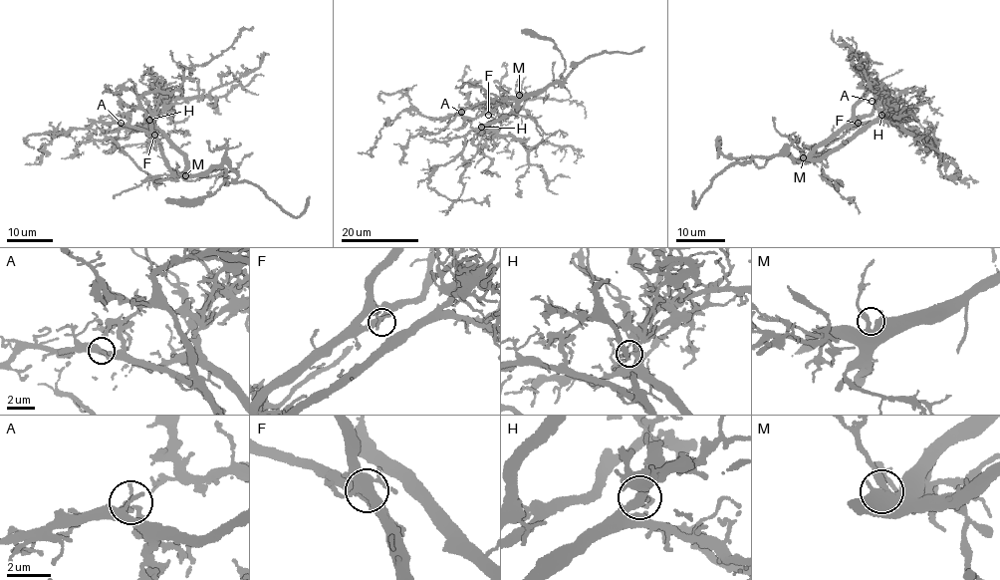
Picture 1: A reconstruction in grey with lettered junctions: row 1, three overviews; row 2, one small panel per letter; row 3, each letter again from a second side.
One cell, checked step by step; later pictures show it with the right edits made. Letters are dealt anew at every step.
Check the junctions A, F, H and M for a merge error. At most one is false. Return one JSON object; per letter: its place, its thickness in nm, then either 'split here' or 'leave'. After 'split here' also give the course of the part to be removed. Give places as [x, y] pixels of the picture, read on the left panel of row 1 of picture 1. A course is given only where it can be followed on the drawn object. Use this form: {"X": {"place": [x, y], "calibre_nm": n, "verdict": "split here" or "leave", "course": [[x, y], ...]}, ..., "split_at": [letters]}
{"A": {"place": [121, 123], "calibre_nm": 340, "verdict": "leave"}, "F": {"place": [154, 135], "calibre_nm": 400, "verdict": "leave"}, "H": {"place": [149, 120], "calibre_nm": 360, "verdict": "split here", "course": [[149, 120], [149, 115], [162, 107], [151, 91], [150, 83], [158, 82], [159, 90], [154, 93]]}, "M": {"place": [185, 175], "calibre_nm": 360, "verdict": "leave"}, "split_at": ["H"]}

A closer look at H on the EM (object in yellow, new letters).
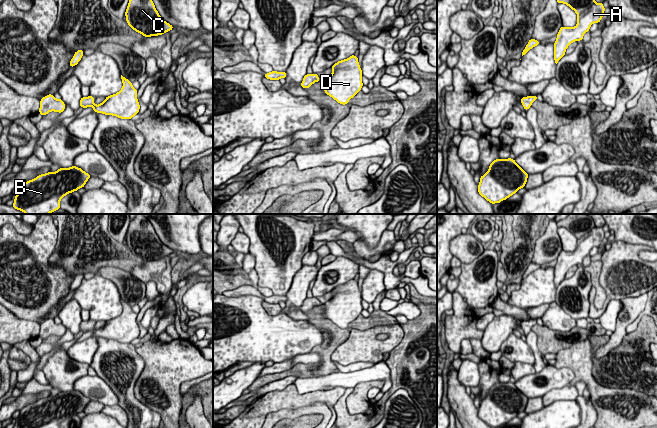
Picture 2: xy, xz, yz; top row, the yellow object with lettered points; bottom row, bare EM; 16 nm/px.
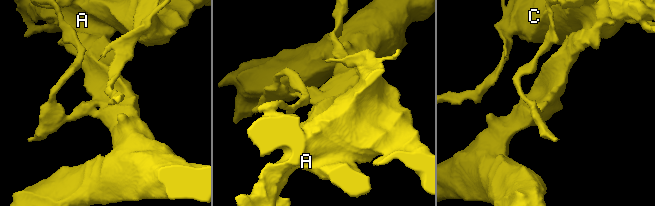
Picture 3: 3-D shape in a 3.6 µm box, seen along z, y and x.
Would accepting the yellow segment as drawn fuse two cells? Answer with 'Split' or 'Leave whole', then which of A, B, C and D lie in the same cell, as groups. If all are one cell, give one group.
Split. Groups: A B D / C

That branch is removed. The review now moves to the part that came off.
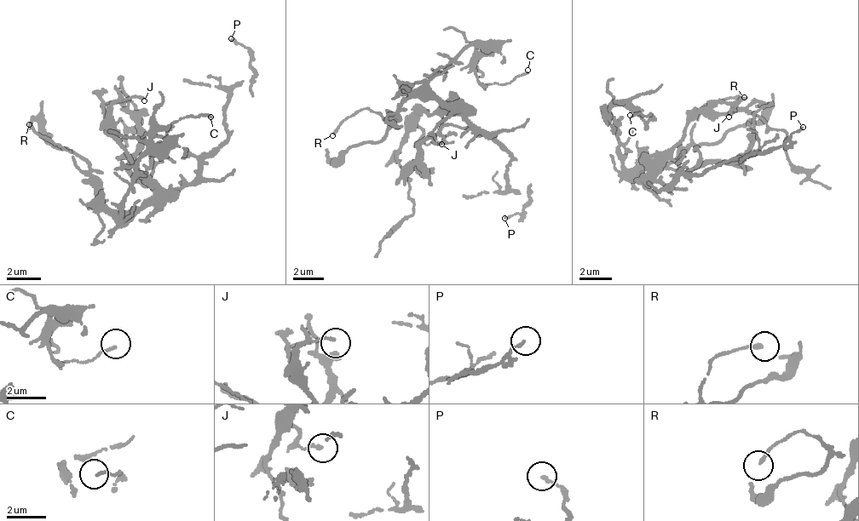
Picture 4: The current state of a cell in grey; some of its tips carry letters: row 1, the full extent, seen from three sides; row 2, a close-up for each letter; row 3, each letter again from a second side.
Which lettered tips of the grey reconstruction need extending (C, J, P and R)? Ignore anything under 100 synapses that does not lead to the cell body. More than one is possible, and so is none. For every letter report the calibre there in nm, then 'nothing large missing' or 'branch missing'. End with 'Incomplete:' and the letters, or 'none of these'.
C: 120 nm | nothing large missing
J: 150 nm | nothing large missing
P: 140 nm | nothing large missing
R: 110 nm | nothing large missing
Incomplete: none of these

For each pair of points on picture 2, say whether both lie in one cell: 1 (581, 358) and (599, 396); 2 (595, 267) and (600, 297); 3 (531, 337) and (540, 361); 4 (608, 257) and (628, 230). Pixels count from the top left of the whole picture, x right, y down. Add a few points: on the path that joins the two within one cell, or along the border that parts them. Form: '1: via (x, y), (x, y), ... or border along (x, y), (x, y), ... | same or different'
1: via (582, 367), (584, 374), (594, 387) | same
2: via (595, 274), (595, 283), (599, 290) | same
3: via (533, 343), (538, 355) | same
4: border along (615, 240), (644, 245) | different

